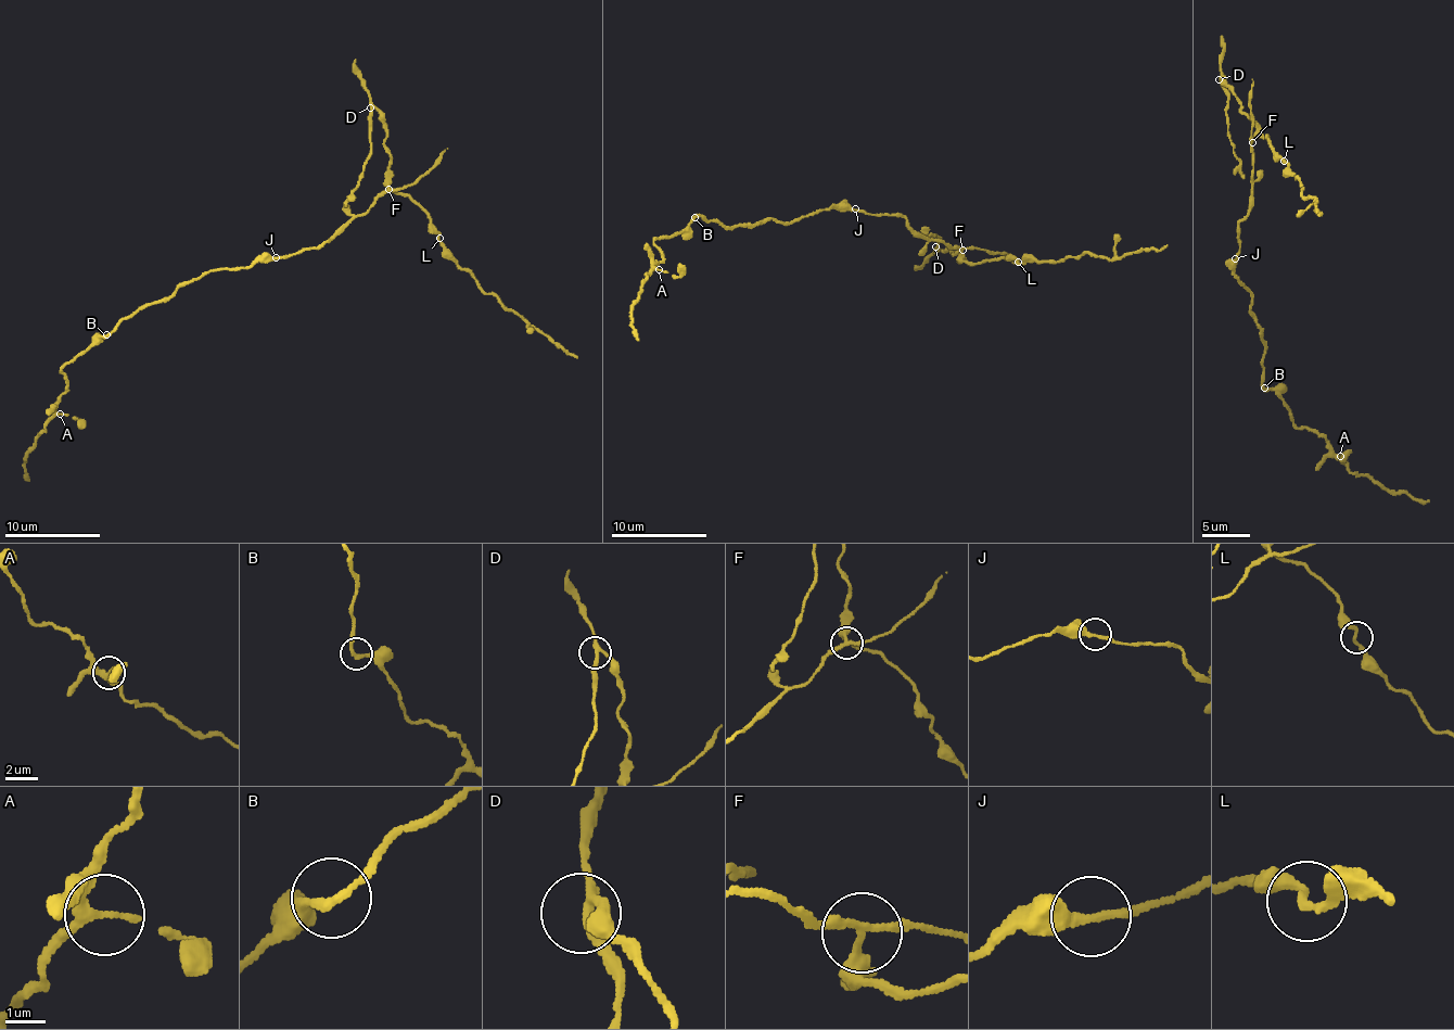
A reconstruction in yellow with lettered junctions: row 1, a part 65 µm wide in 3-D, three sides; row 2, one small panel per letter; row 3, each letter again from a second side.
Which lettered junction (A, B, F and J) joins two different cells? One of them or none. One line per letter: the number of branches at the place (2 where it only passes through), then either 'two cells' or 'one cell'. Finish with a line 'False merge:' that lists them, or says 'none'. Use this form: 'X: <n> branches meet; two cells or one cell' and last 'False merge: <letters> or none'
A: 2 branches meet; one cell
B: 2 branches meet; one cell
F: 3 branches meet; two cells
J: 2 branches meet; one cell
False merge: F

